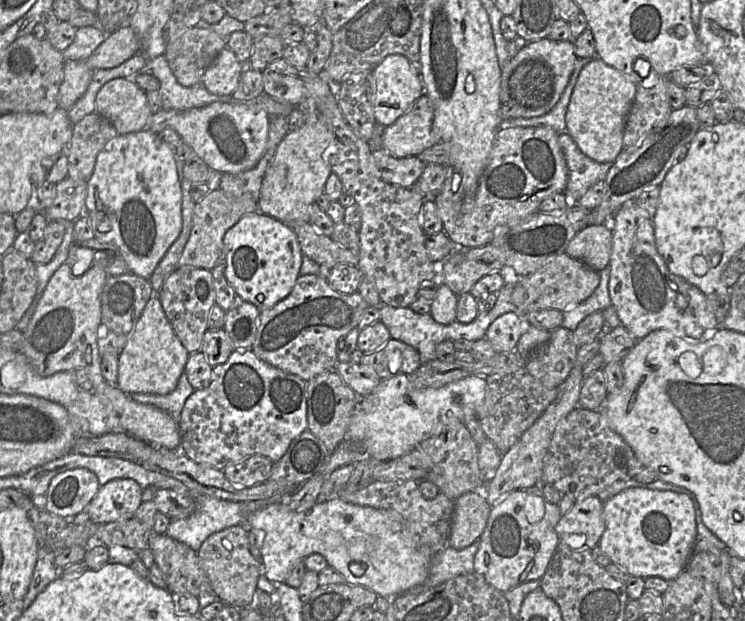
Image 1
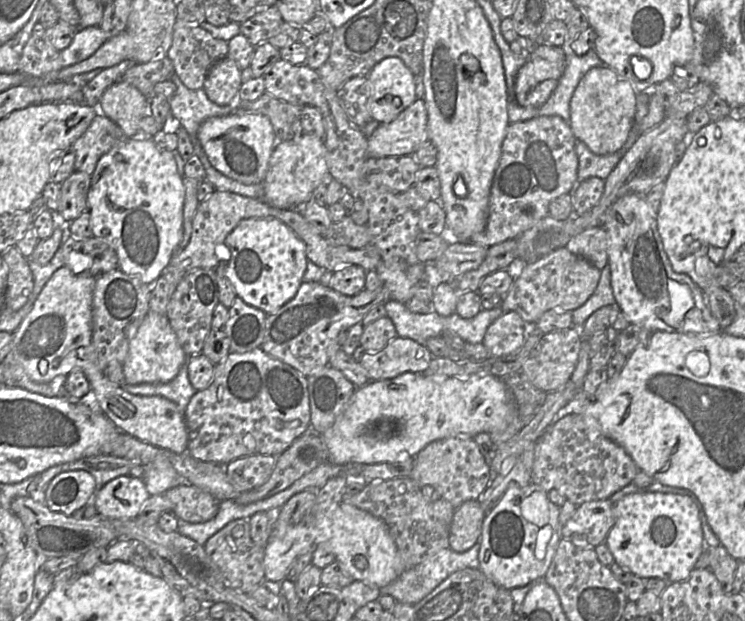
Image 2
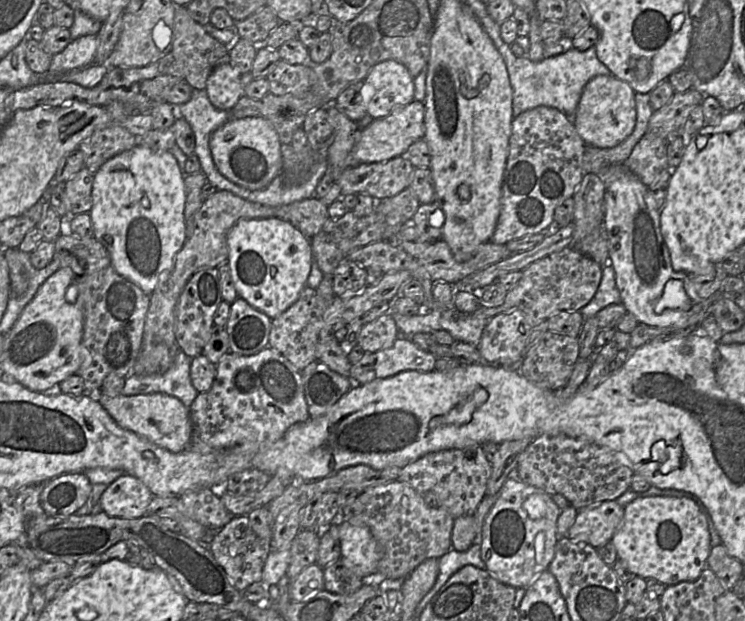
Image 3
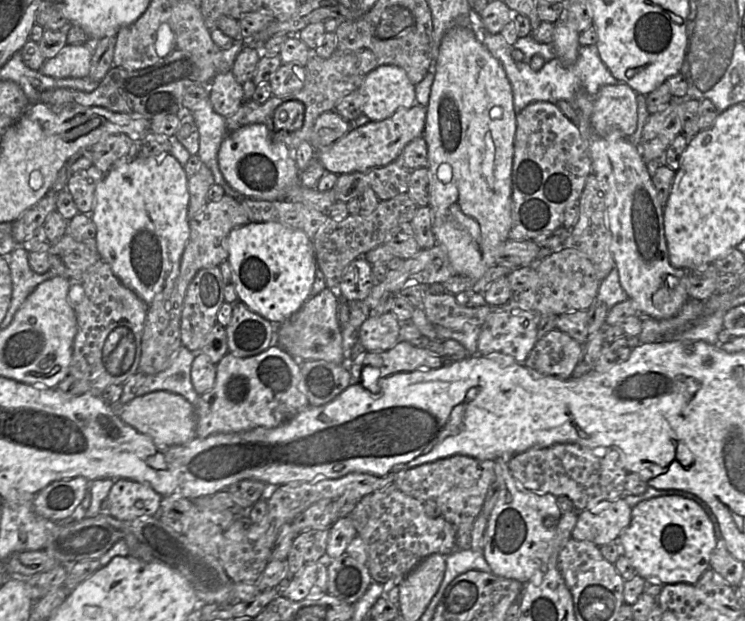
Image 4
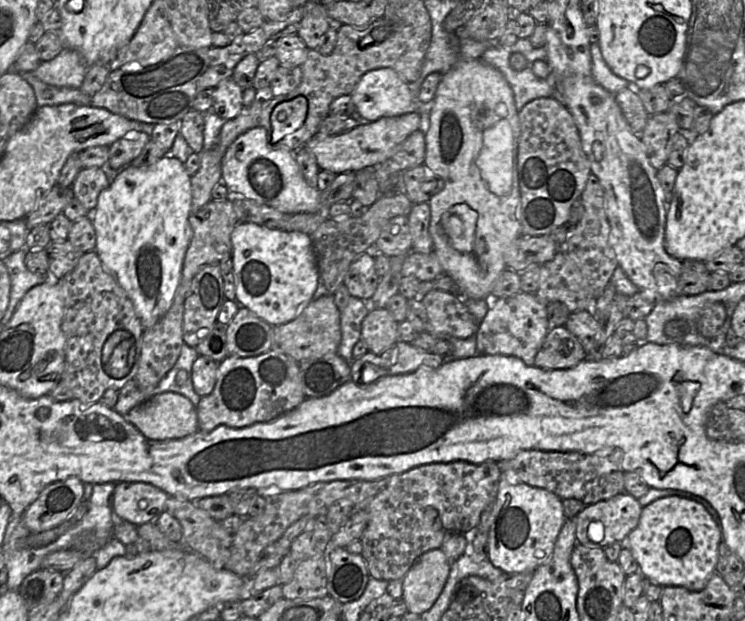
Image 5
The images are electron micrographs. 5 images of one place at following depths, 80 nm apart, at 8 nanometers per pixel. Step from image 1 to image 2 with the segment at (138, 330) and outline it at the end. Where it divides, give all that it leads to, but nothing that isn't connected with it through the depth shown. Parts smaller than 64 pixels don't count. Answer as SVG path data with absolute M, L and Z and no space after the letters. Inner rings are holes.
M149 311L131 340L127 356L122 363L125 383L168 383L176 377L187 360L188 356L181 347L167 316Z

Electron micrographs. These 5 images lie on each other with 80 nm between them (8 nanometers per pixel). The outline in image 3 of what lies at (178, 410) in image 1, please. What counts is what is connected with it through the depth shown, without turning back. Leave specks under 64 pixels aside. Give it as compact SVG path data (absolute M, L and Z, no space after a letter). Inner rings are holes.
M181 349L177 351L171 367L152 375L130 375L126 378L122 394L133 396L138 394L164 393L178 398L187 408L198 395L190 378L192 358Z

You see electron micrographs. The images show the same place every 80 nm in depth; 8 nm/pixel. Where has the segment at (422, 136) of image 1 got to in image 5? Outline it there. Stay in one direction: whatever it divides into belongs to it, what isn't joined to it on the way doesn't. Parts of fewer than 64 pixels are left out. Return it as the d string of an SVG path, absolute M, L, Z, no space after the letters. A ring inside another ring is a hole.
M407 112L399 116L383 117L374 122L361 124L339 135L328 136L324 140L311 138L305 145L316 157L320 170L335 174L356 172L365 167L391 160L395 148L415 131L421 131L421 115Z

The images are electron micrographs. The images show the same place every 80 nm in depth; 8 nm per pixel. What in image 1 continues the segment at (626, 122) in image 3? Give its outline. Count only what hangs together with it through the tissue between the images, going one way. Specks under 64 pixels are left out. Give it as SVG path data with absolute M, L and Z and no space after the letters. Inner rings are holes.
M593 57L581 70L566 112L566 132L580 150L599 163L613 163L623 151L623 135L637 86L632 79Z

